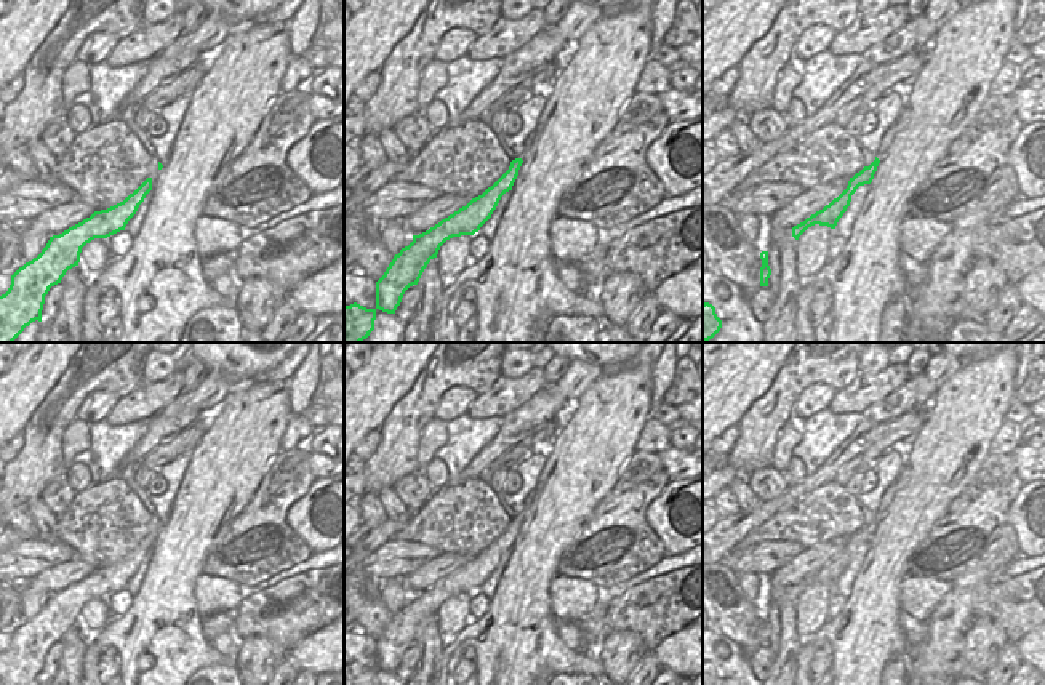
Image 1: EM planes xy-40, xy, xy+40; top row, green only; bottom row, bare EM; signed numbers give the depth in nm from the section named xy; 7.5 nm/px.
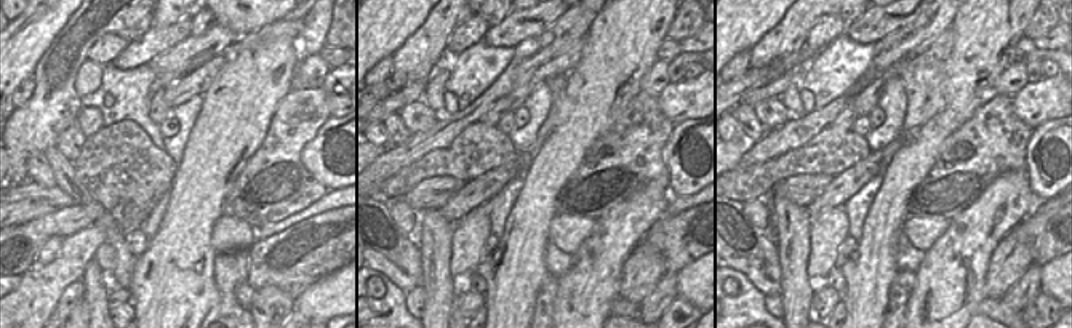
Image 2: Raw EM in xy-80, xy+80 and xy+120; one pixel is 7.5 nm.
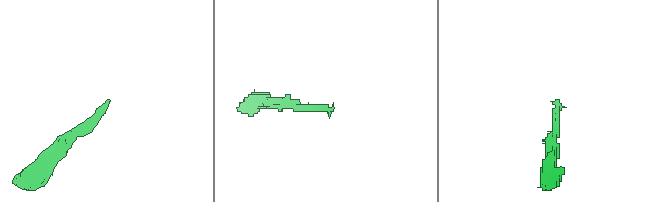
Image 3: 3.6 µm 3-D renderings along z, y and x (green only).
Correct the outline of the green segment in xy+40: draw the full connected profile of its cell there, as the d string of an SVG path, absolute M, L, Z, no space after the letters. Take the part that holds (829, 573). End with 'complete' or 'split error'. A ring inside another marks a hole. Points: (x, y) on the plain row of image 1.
M893 482L887 491L882 496L880 506L877 509L875 519L864 525L859 531L856 531L853 536L850 536L847 547L834 557L829 563L826 563L823 568L816 570L810 576L807 576L803 581L792 586L792 595L799 599L799 595L811 584L827 584L831 587L835 587L839 578L843 575L847 567L850 565L851 554L856 551L859 544L871 543L874 538L874 533L877 530L879 522L883 519L883 514L887 507L890 506L893 496L896 493L896 482Z | split error

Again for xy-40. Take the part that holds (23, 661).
M147 536L123 560L94 570L62 592L50 595L42 611L11 634L8 650L0 655L0 685L29 685L35 679L42 680L45 655L51 645L61 642L69 627L78 624L82 607L94 597L125 589L150 549L152 536Z | complete

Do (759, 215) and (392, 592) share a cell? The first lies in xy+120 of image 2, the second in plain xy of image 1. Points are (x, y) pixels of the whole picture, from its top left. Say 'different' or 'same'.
same

